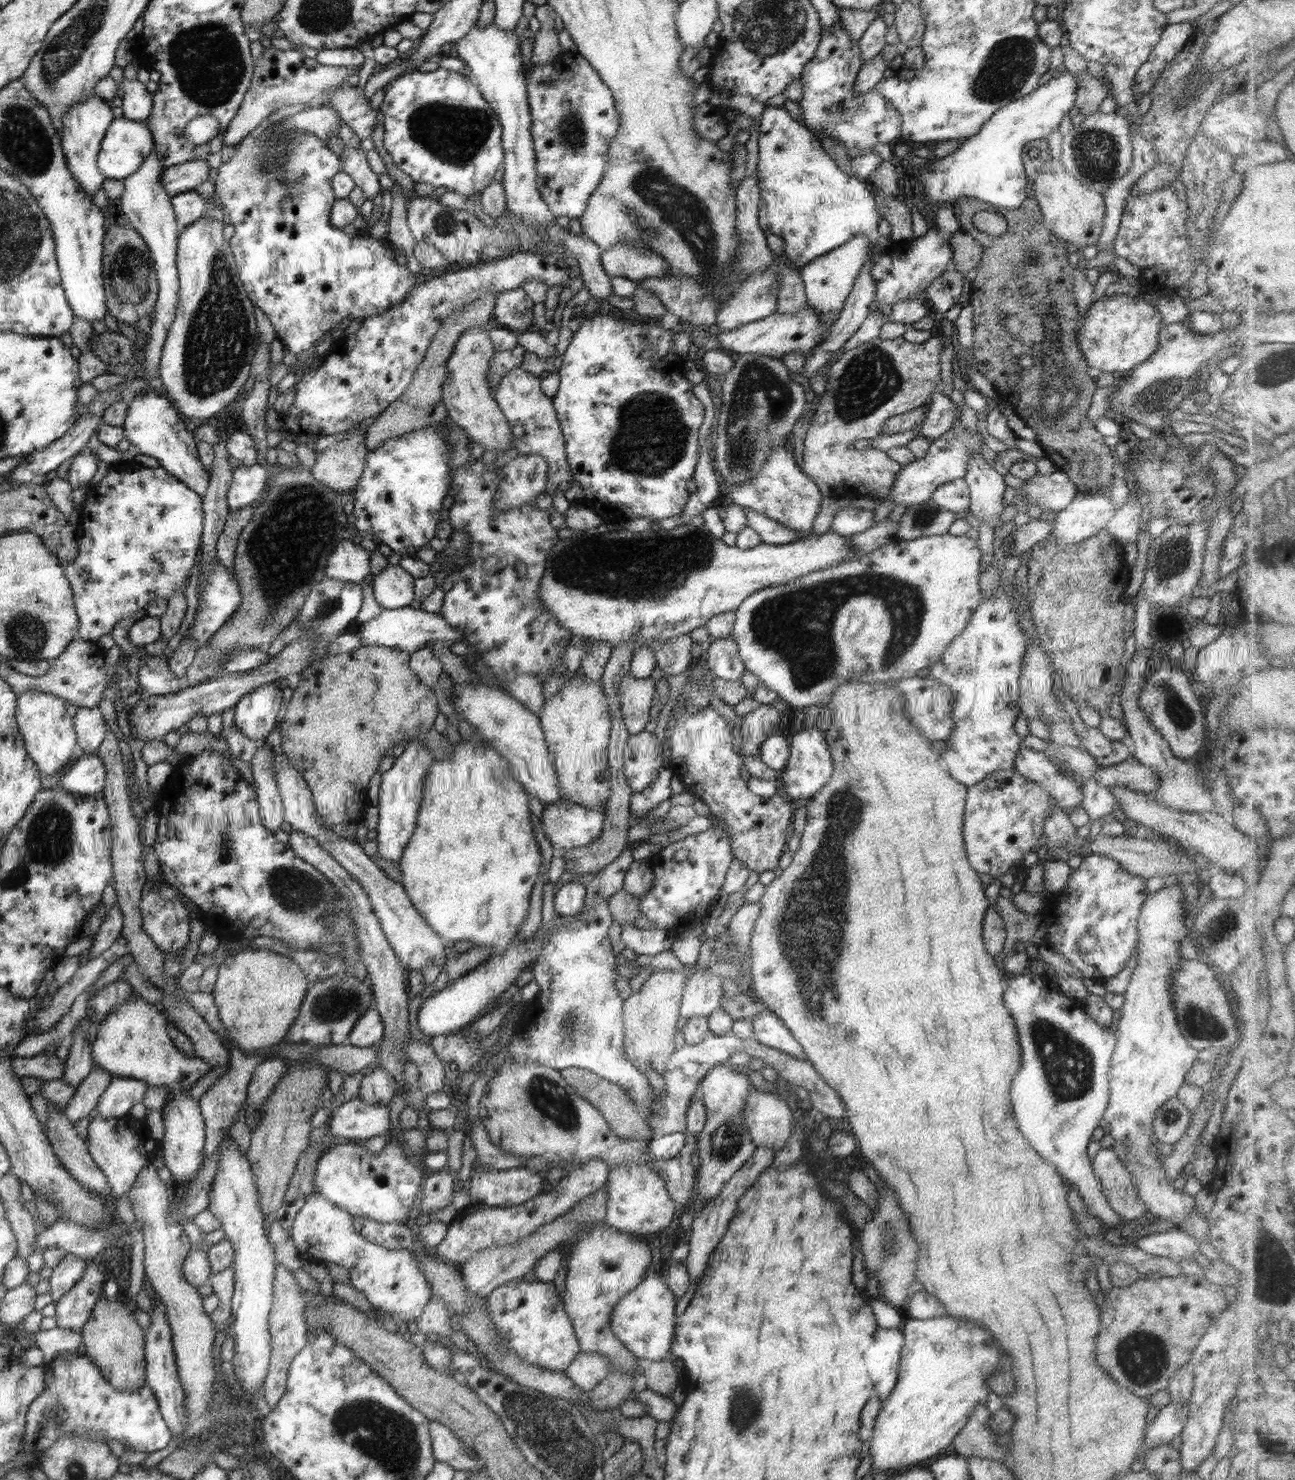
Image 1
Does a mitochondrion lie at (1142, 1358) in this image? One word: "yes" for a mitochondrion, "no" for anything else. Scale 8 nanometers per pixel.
yes

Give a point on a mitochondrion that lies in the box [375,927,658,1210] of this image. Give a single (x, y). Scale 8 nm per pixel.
(546, 1096)

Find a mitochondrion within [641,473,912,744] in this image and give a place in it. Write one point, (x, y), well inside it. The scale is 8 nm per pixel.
(685, 557)

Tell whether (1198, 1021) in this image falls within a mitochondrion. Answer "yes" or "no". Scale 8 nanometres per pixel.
yes

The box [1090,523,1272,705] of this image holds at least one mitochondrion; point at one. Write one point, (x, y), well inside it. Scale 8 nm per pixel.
(1172, 557)

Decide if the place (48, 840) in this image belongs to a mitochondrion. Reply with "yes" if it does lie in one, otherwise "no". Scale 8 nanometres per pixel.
yes

